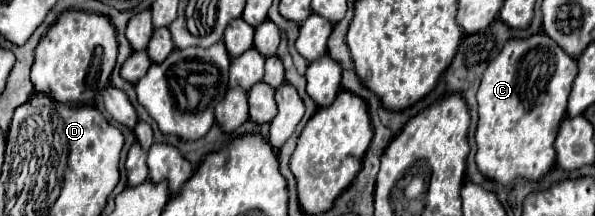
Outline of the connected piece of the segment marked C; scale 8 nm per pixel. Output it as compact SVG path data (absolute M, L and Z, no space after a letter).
M535 33L527 39L511 39L501 49L499 57L485 69L477 101L477 167L479 171L509 185L517 177L539 179L555 163L555 133L565 117L567 97L577 75L577 63L545 33Z

